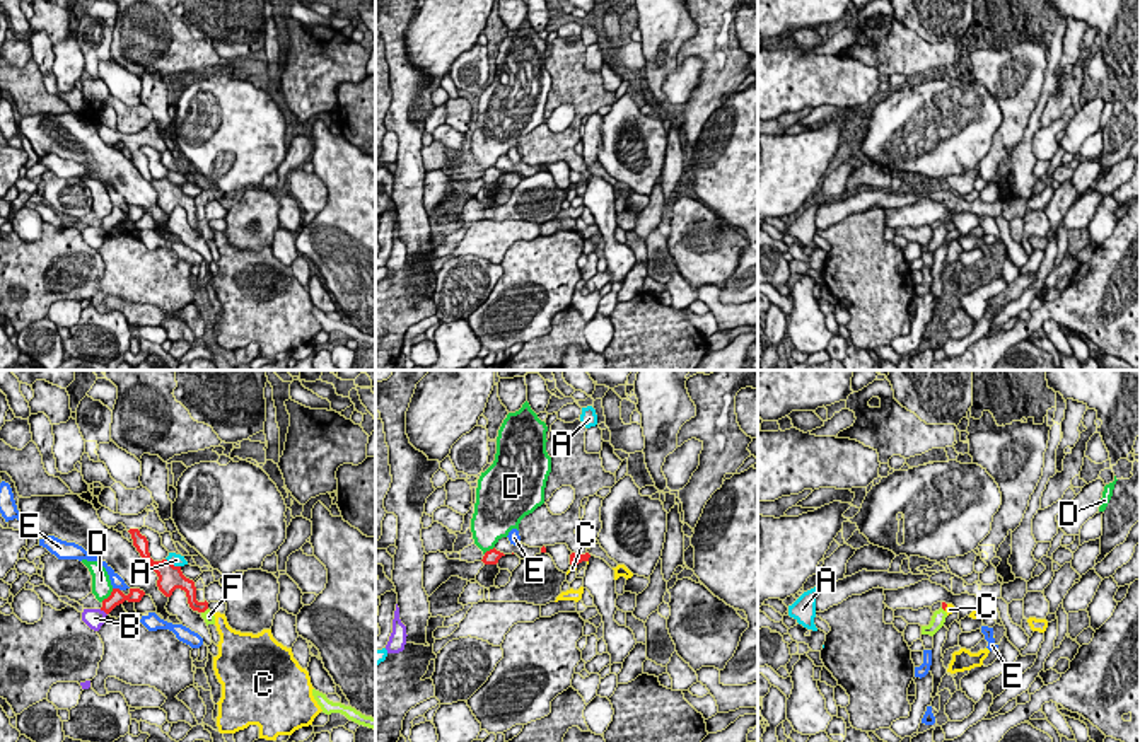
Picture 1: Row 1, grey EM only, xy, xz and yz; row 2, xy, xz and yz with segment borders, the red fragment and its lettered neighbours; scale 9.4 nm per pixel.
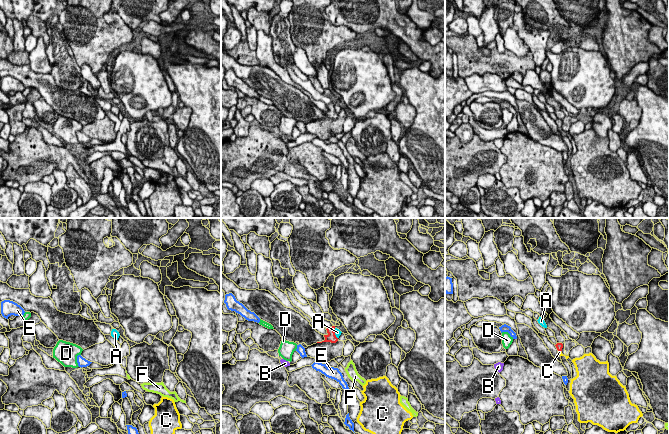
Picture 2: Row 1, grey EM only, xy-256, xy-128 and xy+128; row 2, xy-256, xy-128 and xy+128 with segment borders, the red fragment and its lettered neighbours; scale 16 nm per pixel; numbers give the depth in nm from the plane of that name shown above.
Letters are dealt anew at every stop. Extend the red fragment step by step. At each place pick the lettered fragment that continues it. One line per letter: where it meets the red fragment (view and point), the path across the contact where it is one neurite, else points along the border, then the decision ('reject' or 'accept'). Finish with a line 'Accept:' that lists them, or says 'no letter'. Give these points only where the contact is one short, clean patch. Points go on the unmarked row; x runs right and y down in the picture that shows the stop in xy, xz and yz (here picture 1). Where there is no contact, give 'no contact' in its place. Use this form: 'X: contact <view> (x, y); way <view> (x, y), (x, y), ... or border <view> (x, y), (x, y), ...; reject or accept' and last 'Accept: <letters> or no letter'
A: contact xy (171, 181); border xy (166, 176), (180, 185); reject
B: contact xy (103, 227); border xy (99, 227), (106, 232); reject
C: contact yz (946, 224); border yz (948, 222), (944, 227); reject
D: contact xy (110, 214); border xy (113, 207), (101, 219); reject
E: contact xy (116, 207); border xy (113, 205), (120, 208); reject
F: contact xy (203, 229); way xy (190, 207), (191, 217), (203, 229), (209, 234); accept
Accept: F

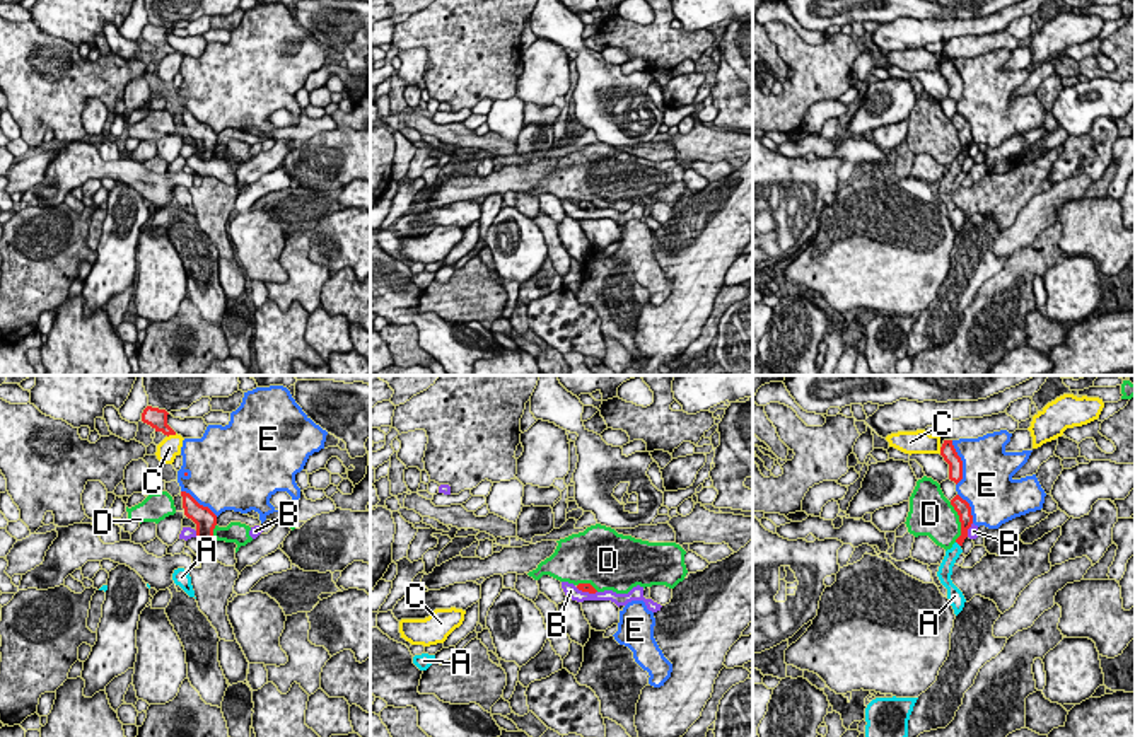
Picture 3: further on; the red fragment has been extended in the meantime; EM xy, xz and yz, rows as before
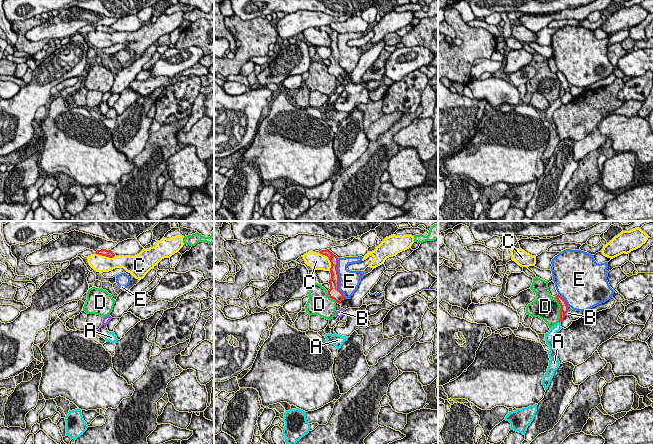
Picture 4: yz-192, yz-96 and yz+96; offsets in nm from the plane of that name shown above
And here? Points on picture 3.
A: contact yz (958, 161); way yz (965, 135), (965, 152), (958, 161), (951, 173); accept
B: contact xz (586, 208); border xz (576, 205), (596, 210); reject
C: contact xy (171, 52); reject
D: contact yz (960, 139); reject
E: contact yz (961, 81); reject
Accept: A

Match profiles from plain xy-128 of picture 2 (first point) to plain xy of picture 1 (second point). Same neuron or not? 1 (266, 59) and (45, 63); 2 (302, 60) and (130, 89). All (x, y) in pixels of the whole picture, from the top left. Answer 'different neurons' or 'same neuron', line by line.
1: different neurons
2: same neuron

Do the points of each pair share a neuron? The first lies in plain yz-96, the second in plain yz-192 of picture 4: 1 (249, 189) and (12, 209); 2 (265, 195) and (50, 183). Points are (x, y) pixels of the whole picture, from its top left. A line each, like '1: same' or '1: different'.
1: different
2: same

